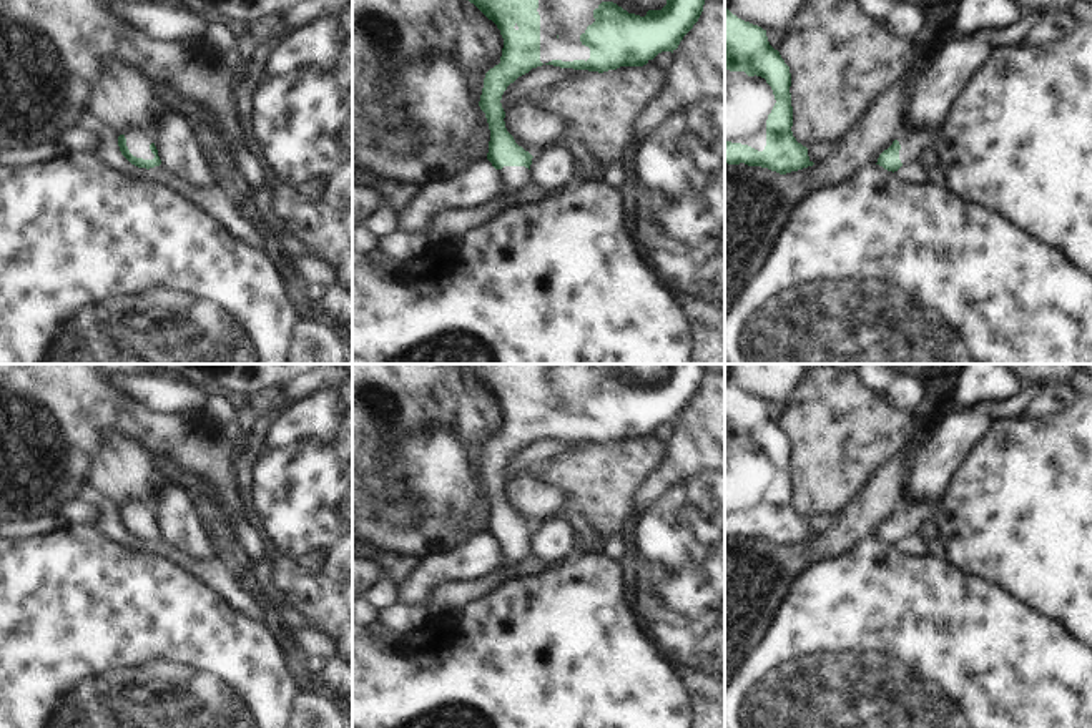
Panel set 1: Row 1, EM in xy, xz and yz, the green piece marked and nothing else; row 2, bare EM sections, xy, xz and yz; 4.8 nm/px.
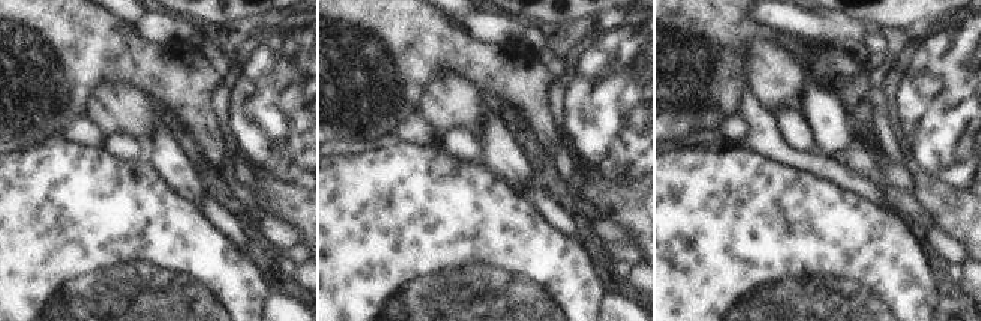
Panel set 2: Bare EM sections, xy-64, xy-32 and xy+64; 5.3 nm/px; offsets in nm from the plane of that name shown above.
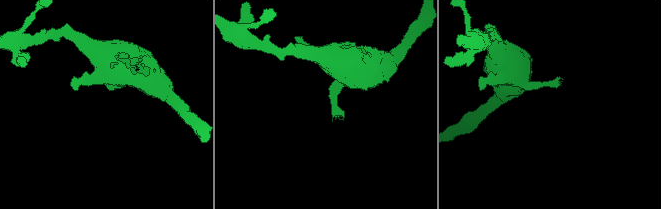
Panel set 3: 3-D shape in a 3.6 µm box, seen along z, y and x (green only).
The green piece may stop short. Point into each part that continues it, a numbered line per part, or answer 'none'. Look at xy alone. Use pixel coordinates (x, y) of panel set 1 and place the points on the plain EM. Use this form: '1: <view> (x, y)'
1: xy (138, 514).

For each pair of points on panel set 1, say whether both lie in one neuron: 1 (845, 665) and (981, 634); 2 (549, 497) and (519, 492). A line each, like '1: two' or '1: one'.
1: one
2: one

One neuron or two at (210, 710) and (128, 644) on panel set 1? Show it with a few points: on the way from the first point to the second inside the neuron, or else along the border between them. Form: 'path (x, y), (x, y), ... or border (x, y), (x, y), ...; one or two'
path (190, 705), (148, 664); one

